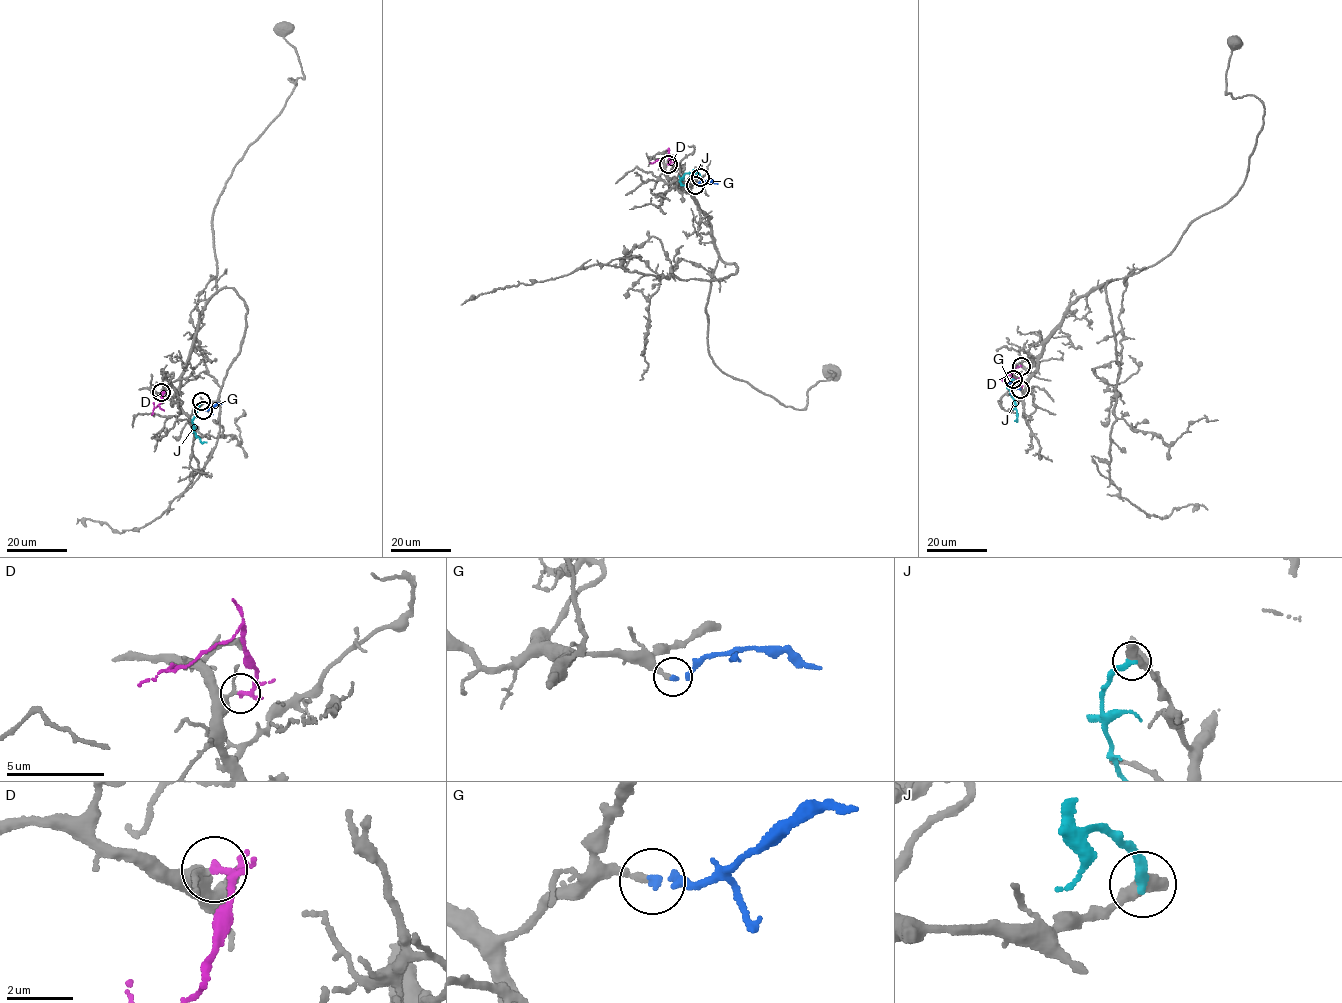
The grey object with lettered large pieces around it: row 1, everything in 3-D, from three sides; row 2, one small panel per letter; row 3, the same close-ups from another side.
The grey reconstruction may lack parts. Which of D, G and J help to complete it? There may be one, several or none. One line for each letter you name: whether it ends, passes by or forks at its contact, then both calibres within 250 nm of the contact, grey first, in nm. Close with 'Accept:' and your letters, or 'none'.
D: it ends | 200/220 nm
G: it ends | 240/240 nm
Accept: D, G

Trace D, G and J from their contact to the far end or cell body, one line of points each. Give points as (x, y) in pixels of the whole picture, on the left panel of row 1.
D: (161, 392), (160, 402), (151, 415)
G: (203, 410), (222, 403)
J: (201, 402), (192, 422), (196, 435), (206, 442)

